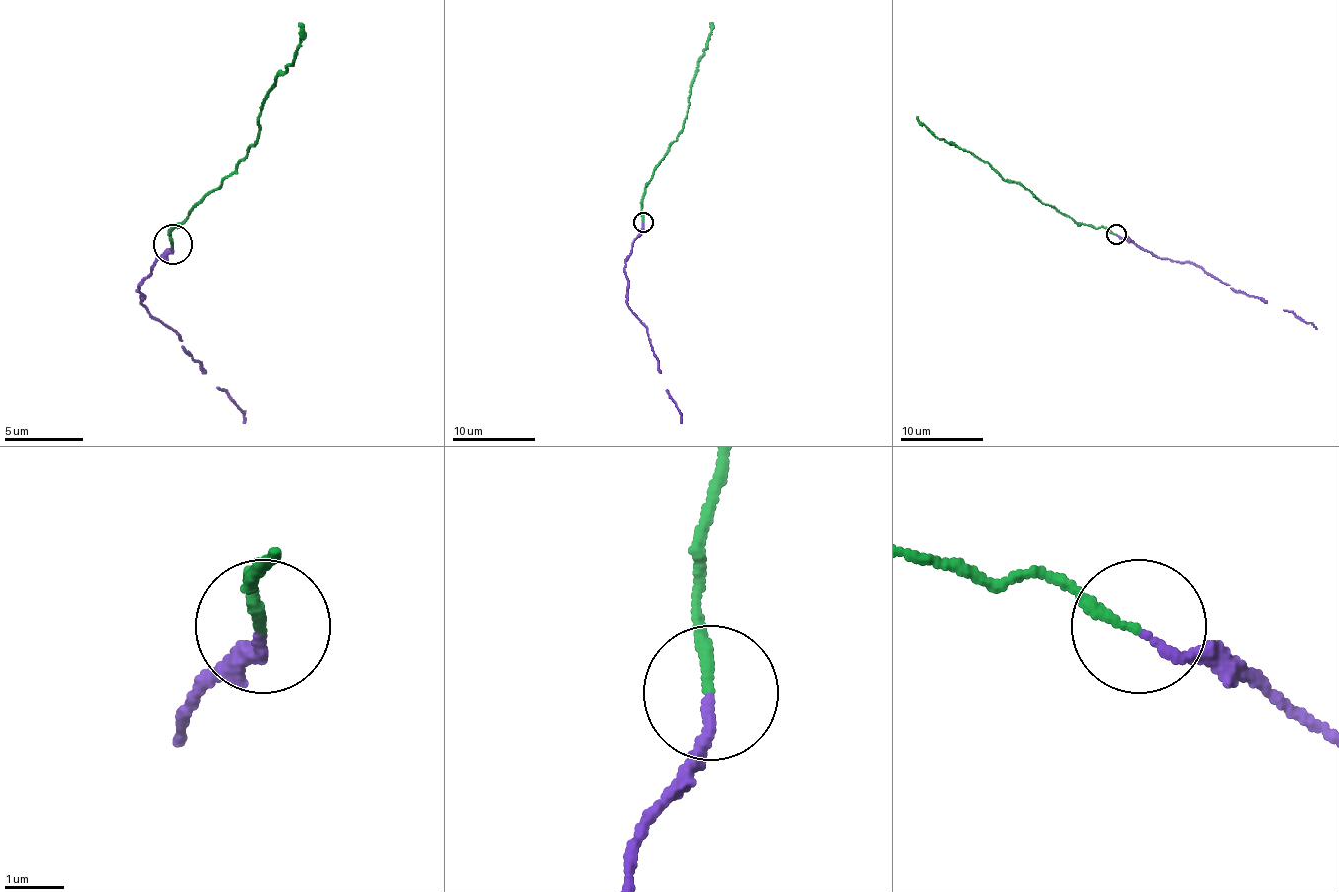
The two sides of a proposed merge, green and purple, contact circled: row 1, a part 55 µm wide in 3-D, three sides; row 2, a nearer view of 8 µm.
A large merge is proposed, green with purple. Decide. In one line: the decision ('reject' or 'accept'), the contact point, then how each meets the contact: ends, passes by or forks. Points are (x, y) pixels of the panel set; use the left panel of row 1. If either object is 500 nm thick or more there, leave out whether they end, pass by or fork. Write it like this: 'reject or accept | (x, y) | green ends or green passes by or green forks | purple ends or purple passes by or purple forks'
accept | (172, 244) | green ends | purple ends

